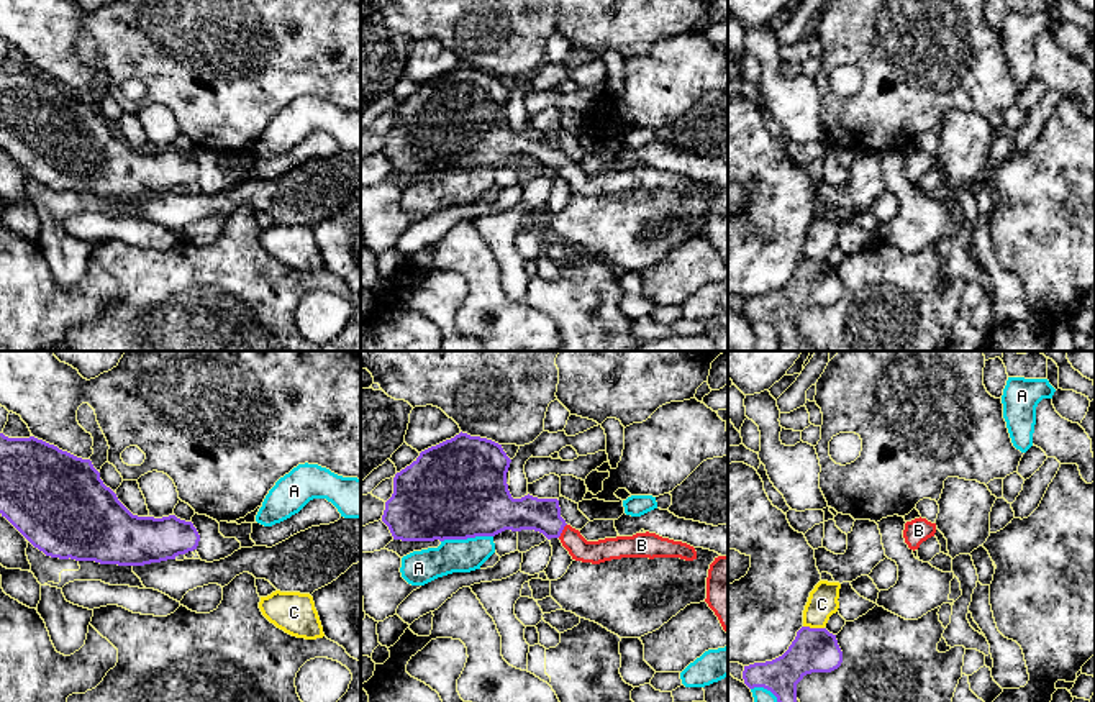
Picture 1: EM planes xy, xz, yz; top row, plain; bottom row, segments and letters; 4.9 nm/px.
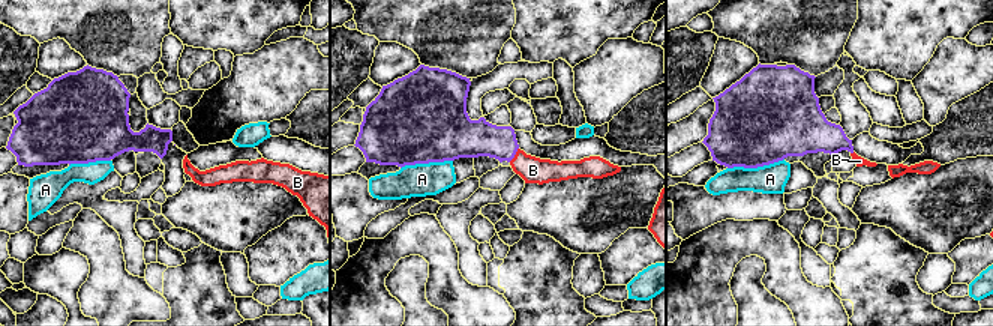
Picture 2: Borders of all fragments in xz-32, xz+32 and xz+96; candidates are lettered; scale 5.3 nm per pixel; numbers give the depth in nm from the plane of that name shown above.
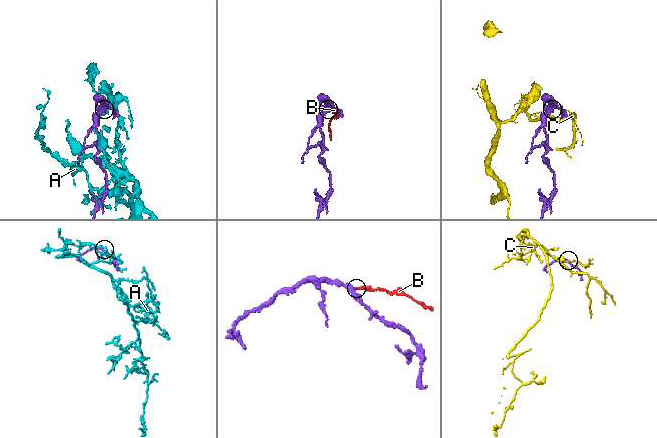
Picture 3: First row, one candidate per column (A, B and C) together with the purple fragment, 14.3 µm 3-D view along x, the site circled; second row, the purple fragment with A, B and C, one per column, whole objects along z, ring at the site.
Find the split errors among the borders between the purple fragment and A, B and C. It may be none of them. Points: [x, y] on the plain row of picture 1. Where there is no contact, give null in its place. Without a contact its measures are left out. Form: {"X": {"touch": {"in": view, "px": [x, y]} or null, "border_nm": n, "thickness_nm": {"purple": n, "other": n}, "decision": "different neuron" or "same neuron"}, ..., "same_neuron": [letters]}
{"A": {"touch": {"in": "xz", "px": [466, 171]}, "border_nm": 260, "thickness_nm": {"purple": 480, "other": 160}, "decision": "different neuron"}, "B": {"touch": {"in": "xz", "px": [563, 161]}, "border_nm": 80, "thickness_nm": {"purple": 170, "other": 110}, "decision": "same neuron"}, "C": {"touch": {"in": "yz", "px": [813, 261]}, "border_nm": 110, "thickness_nm": {"purple": 220, "other": 150}, "decision": "different neuron"}, "same_neuron": ["B"]}

